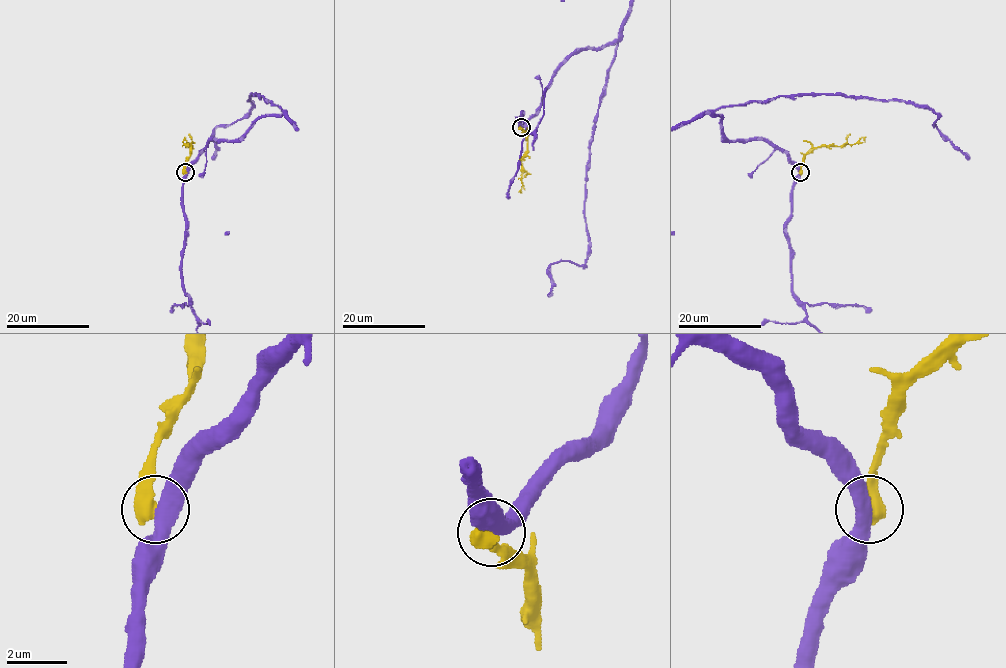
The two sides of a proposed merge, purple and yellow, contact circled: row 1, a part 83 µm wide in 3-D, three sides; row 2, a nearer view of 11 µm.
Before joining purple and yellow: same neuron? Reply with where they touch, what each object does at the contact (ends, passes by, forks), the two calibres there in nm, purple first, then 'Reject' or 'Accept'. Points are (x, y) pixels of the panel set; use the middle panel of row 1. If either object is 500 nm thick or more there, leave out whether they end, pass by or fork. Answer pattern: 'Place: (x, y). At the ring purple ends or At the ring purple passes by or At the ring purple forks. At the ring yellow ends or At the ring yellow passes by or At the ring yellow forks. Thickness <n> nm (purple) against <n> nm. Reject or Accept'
Place: (521, 127). Thickness 480 nm (purple) against 650 nm. Reject

